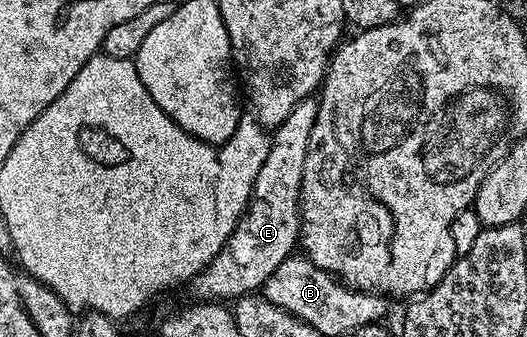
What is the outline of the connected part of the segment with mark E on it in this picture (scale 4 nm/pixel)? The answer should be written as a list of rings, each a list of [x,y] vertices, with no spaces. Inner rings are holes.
[[[315,96],[302,99],[271,134],[272,146],[266,163],[262,163],[262,171],[258,171],[258,179],[254,179],[252,197],[243,217],[228,236],[222,251],[191,279],[190,288],[197,302],[232,303],[255,294],[263,290],[266,279],[278,271],[278,263],[293,256],[300,240],[300,188],[306,151],[310,147],[310,131],[314,131],[319,106]]]

